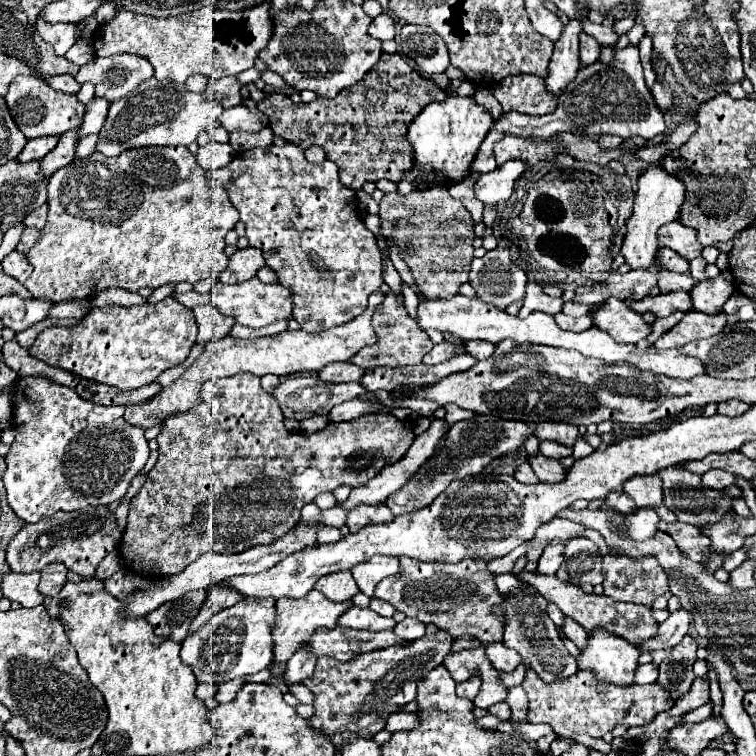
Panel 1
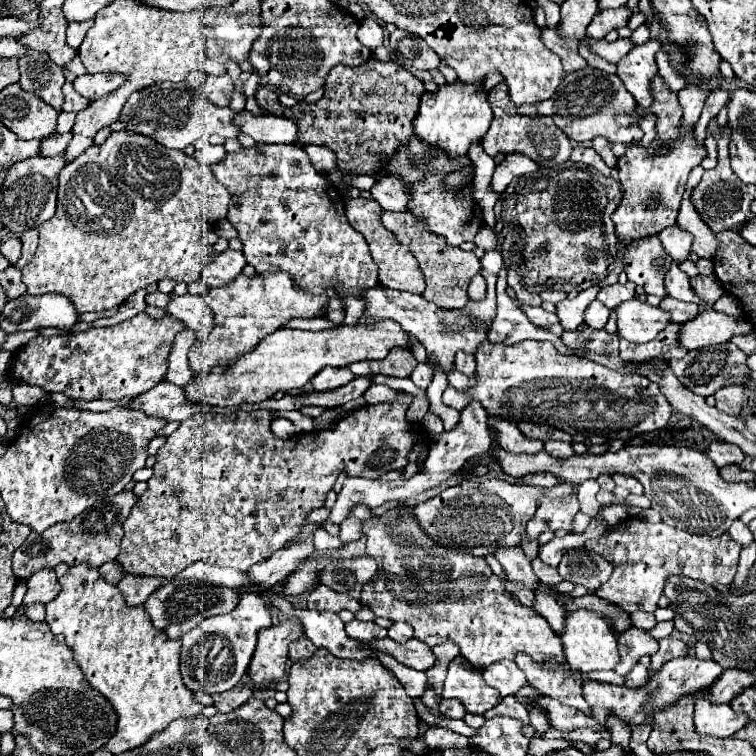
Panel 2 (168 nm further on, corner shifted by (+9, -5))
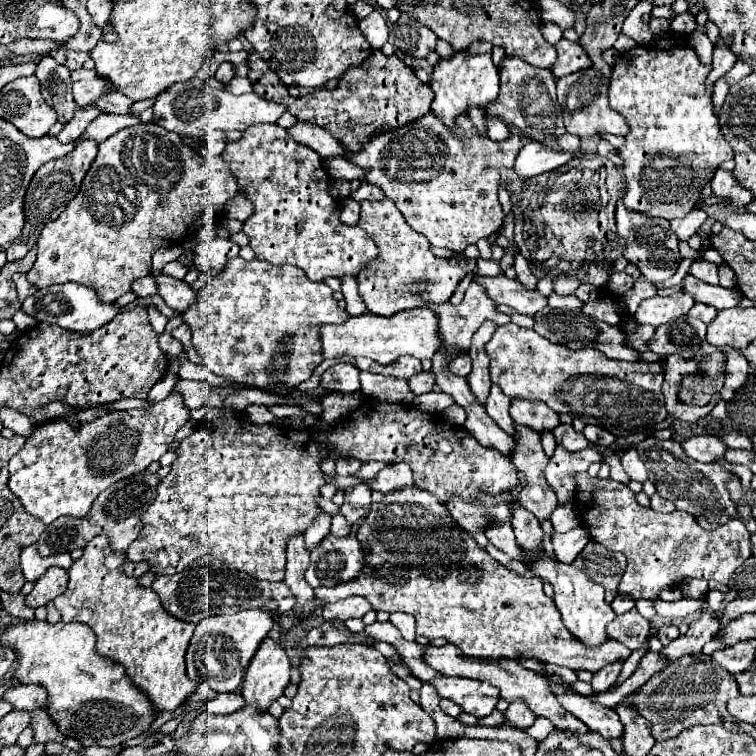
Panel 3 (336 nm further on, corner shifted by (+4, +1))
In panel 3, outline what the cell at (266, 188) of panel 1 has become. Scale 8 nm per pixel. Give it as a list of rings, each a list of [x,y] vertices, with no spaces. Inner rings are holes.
[[[257,124],[249,126],[243,132],[243,138],[237,142],[227,142],[225,152],[221,154],[223,162],[233,172],[239,182],[239,192],[253,202],[253,214],[243,222],[243,232],[249,234],[257,260],[269,264],[293,264],[305,270],[307,278],[321,282],[327,276],[357,276],[371,260],[377,258],[375,242],[359,226],[349,226],[339,220],[339,202],[331,196],[331,178],[323,166],[321,156],[307,146],[297,146],[285,128],[277,124]]]

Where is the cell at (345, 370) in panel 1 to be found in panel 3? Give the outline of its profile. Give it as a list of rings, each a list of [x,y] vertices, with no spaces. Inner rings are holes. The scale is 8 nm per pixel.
[[[339,362],[321,374],[321,388],[327,392],[357,392],[359,370],[349,362]]]

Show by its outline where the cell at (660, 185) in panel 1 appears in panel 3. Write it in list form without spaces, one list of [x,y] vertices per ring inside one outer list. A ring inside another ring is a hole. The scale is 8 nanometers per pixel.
[[[671,34],[671,38],[671,52],[661,52],[651,44],[635,46],[631,52],[623,54],[613,68],[609,86],[609,106],[619,112],[631,128],[625,136],[625,144],[619,148],[619,156],[625,160],[623,172],[627,182],[623,204],[633,212],[667,220],[689,214],[699,200],[705,182],[711,180],[713,168],[719,168],[721,162],[733,158],[733,150],[723,138],[717,116],[713,114],[713,90],[705,90],[705,74],[709,74],[709,66],[699,62],[697,54],[687,46],[685,36]]]

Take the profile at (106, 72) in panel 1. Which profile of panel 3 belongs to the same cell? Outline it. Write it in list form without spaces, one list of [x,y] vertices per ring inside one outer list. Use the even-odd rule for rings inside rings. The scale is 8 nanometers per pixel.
[[[91,78],[91,80],[75,82],[73,96],[75,96],[77,106],[89,106],[89,102],[93,102],[101,94],[109,92],[109,86],[111,86],[109,78]]]

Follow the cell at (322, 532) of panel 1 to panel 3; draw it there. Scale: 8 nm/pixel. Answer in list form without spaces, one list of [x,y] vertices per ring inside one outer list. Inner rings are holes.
[[[343,514],[333,516],[333,522],[331,522],[331,534],[337,536],[337,538],[341,538],[341,536],[349,536],[349,534],[351,534],[349,522],[345,522],[345,516],[343,516]]]

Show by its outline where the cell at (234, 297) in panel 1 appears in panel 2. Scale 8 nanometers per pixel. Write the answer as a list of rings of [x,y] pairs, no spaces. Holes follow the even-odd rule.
[[[288,272],[256,276],[240,274],[226,286],[208,288],[202,298],[214,314],[214,328],[204,340],[194,342],[188,352],[188,364],[196,376],[208,376],[216,366],[232,366],[238,356],[254,350],[264,336],[286,326],[292,318],[316,318],[328,310],[326,294],[308,294],[302,288],[296,288]]]

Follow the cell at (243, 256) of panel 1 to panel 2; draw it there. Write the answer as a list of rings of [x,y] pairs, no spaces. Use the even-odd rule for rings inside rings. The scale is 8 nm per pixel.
[[[228,248],[224,252],[216,252],[204,268],[204,280],[206,280],[208,288],[224,286],[224,284],[232,282],[242,272],[244,266],[246,266],[246,260],[244,260],[242,252],[236,252],[232,248]]]

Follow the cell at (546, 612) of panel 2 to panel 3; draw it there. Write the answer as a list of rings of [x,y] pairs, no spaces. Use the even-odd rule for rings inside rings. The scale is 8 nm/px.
[[[515,506],[513,528],[515,528],[517,544],[523,548],[523,552],[527,556],[543,552],[543,530],[541,530],[541,524],[523,506]]]

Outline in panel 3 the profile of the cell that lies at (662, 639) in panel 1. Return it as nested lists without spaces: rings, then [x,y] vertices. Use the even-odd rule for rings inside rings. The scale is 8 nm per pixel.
[[[623,660],[619,662],[611,662],[607,666],[603,666],[591,680],[591,686],[597,690],[597,692],[605,692],[621,674],[621,668],[623,668]]]

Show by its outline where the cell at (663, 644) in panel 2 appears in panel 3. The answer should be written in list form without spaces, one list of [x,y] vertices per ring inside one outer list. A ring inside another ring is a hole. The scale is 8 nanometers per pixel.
[[[661,626],[657,636],[659,636],[661,644],[663,644],[663,646],[667,646],[671,640],[675,640],[675,638],[679,636],[679,628],[677,628],[677,626]]]

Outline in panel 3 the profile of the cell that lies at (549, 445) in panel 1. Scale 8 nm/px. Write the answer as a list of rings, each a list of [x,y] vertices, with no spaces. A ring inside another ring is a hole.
[[[559,424],[553,430],[553,434],[555,434],[555,440],[557,440],[557,446],[561,446],[569,452],[577,452],[577,450],[583,450],[583,448],[589,446],[589,440],[583,434],[575,432],[573,426],[569,426],[569,424]]]

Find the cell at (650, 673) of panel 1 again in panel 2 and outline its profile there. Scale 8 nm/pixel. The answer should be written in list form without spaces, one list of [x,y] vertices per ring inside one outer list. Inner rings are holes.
[[[608,670],[608,672],[588,672],[588,674],[582,674],[582,678],[584,680],[596,680],[596,682],[608,682],[608,684],[616,684],[616,686],[624,684],[624,678],[618,676],[612,670]]]

